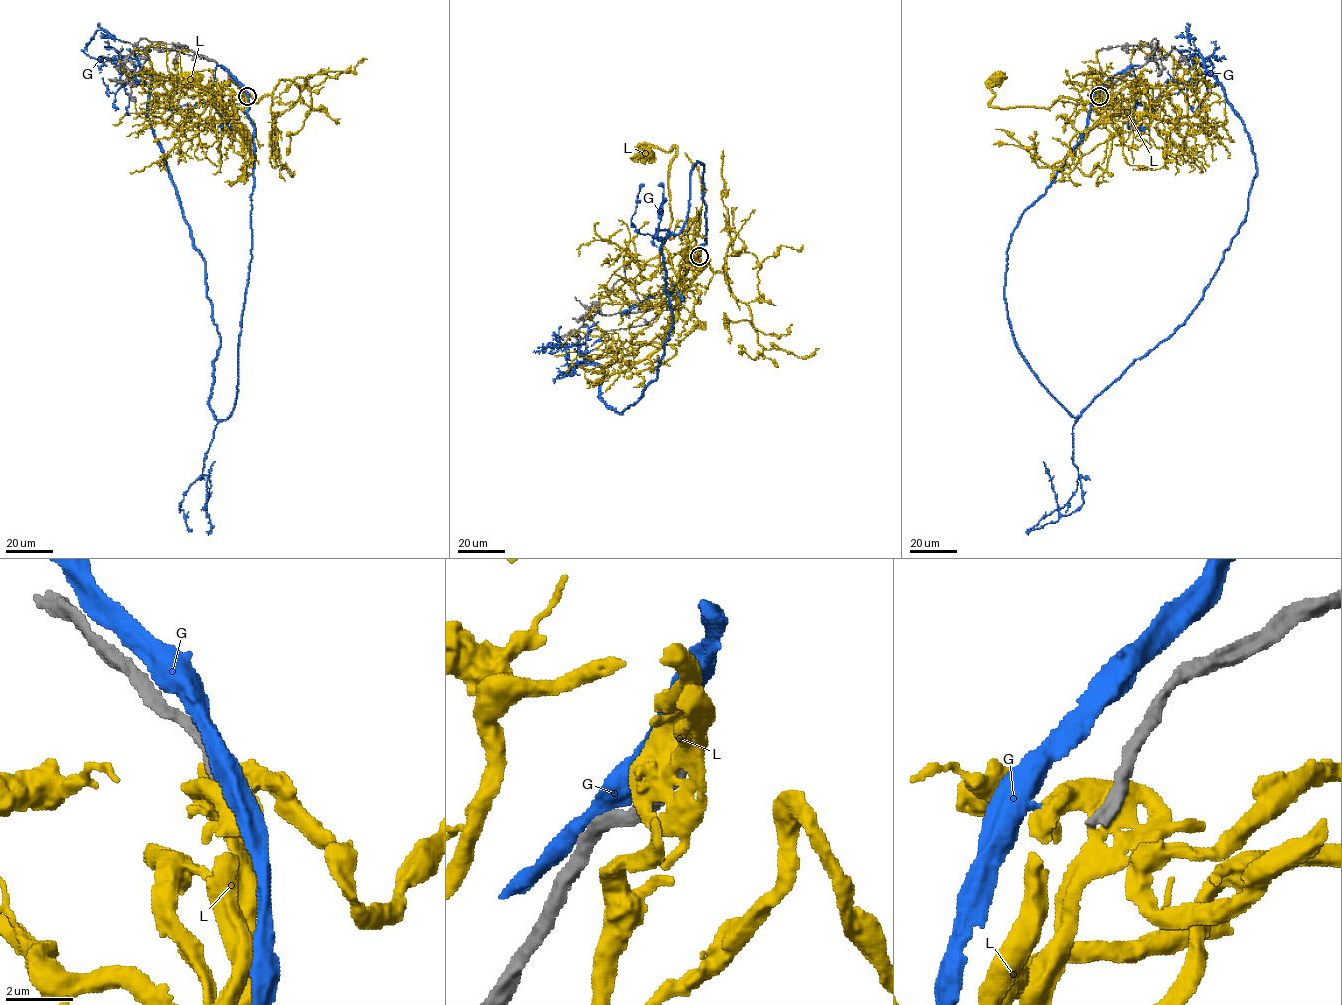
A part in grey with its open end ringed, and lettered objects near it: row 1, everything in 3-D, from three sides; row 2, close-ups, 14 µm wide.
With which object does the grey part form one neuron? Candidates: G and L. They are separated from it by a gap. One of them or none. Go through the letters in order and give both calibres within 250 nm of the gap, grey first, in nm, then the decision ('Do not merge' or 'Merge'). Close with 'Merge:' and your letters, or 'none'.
G: Thickness 280 nm (grey) against 480 nm. Do not merge
L: Thickness 280 nm (grey) against 600 nm. Do not merge
Merge: none

